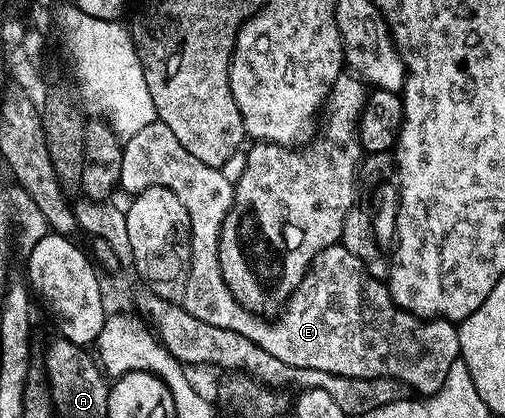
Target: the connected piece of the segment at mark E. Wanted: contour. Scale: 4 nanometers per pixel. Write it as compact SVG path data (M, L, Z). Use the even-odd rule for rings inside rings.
M156 120L148 124L148 128L140 128L136 136L125 139L118 185L123 191L126 189L129 192L147 190L149 186L163 186L180 196L180 204L184 204L190 221L190 261L180 305L196 316L196 320L204 320L204 324L216 324L216 328L228 328L228 332L240 332L240 336L248 336L252 344L260 344L264 352L272 352L272 356L276 356L276 360L284 360L284 364L292 364L296 368L316 368L336 376L395 378L409 386L418 396L437 394L444 380L448 380L452 364L459 361L460 340L455 323L445 318L418 318L401 310L392 300L389 285L372 277L365 264L356 260L356 256L352 256L352 252L340 244L324 248L324 252L316 255L304 280L300 280L296 292L286 301L277 320L256 320L254 313L246 310L236 300L236 296L228 292L228 284L224 284L224 276L220 272L218 241L224 220L234 203L234 183L222 175L219 167L200 164L200 160L196 160L196 156L192 156L192 152L188 152L180 140L176 140L168 124Z

